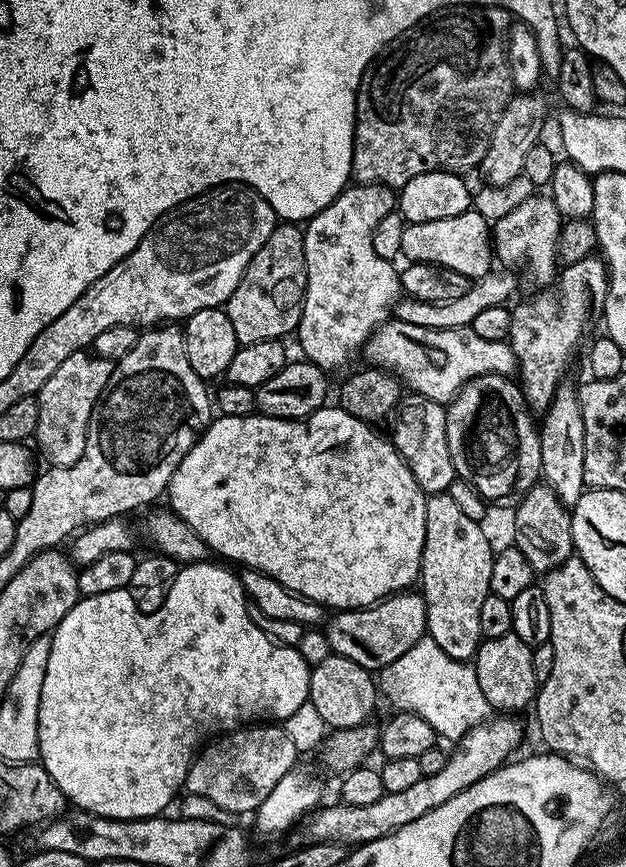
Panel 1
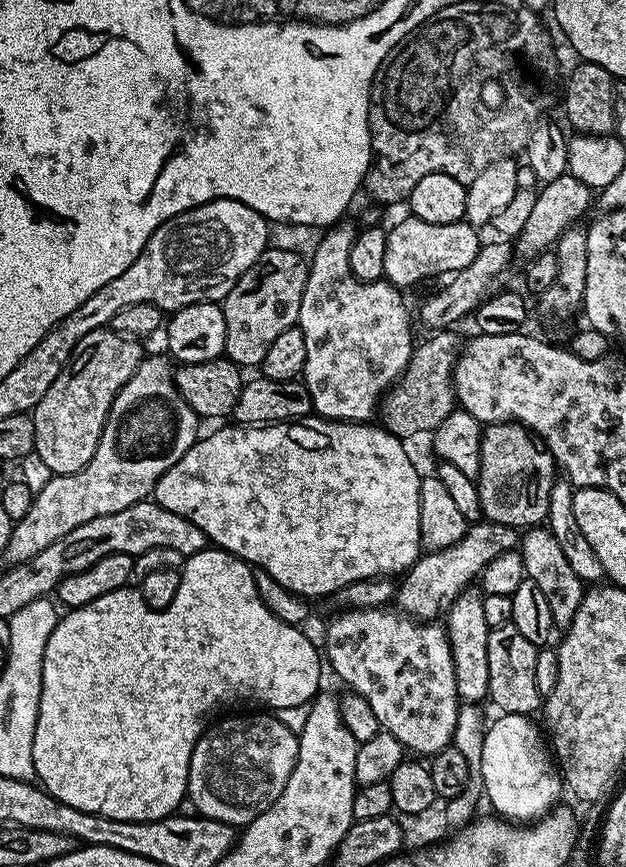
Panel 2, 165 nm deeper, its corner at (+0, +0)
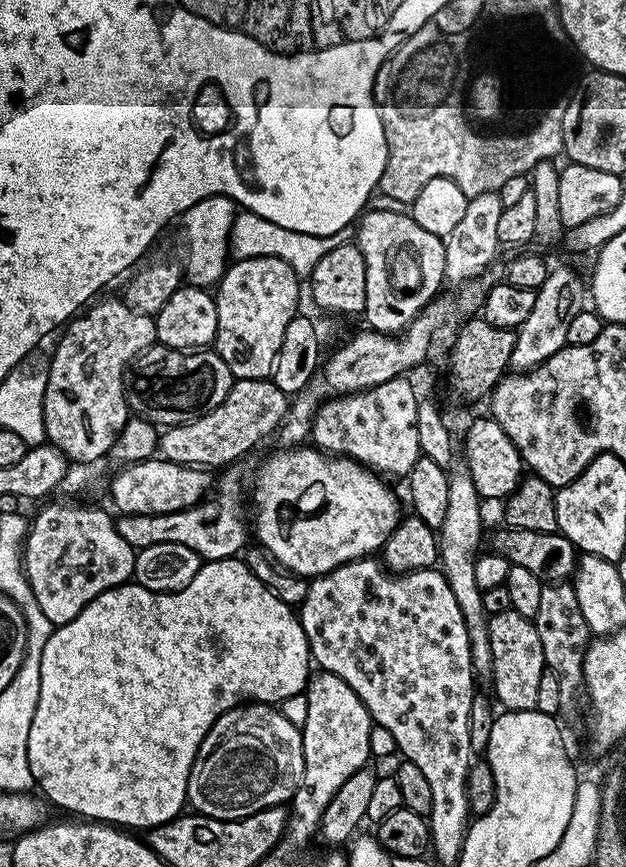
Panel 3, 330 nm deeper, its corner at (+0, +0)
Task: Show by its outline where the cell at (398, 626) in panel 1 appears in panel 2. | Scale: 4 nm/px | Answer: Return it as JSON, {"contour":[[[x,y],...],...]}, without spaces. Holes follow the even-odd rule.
{"contour":[[[491,522],[473,523],[464,536],[454,542],[454,546],[446,546],[440,552],[425,551],[420,559],[412,563],[406,575],[399,581],[394,599],[395,607],[413,620],[439,621],[452,609],[456,599],[463,592],[469,591],[471,584],[468,583],[471,580],[473,583],[486,565],[494,562],[498,554],[513,551],[517,544],[517,529]]]}

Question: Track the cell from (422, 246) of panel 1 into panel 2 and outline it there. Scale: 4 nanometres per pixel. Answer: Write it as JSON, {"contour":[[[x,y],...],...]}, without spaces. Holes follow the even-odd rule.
{"contour":[[[405,215],[405,220],[397,222],[387,229],[386,270],[384,279],[401,290],[412,288],[431,276],[440,276],[443,272],[455,274],[474,262],[482,247],[481,233],[467,222],[458,224],[435,224],[422,222],[414,215]]]}

